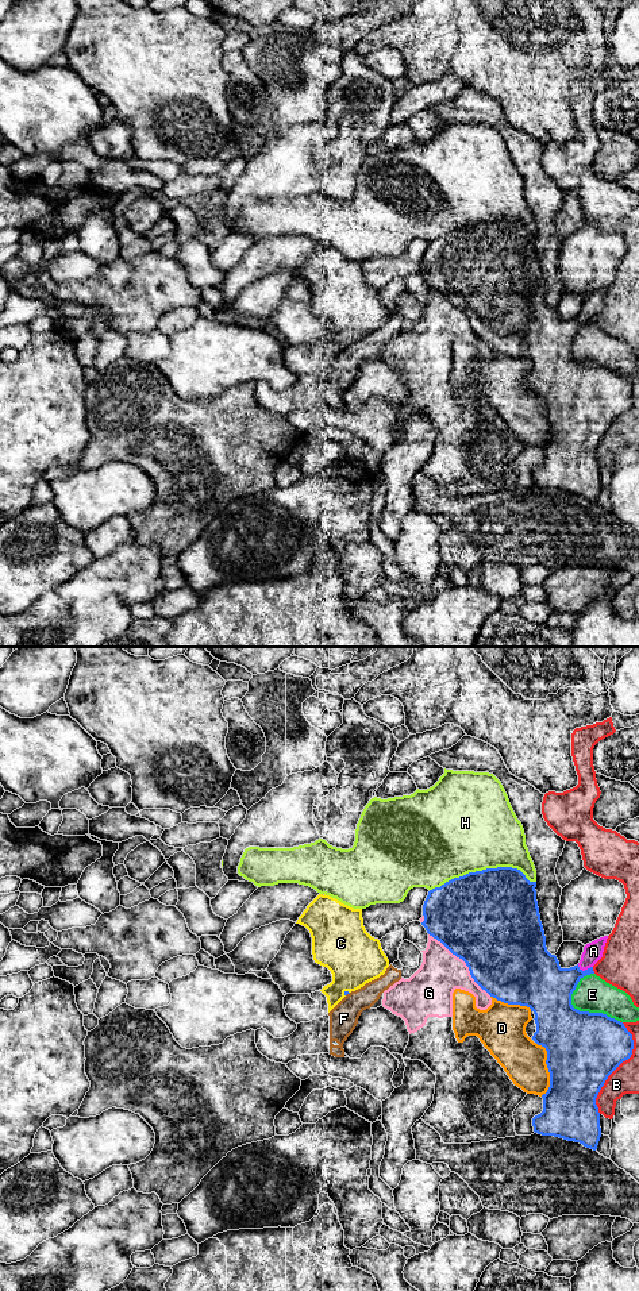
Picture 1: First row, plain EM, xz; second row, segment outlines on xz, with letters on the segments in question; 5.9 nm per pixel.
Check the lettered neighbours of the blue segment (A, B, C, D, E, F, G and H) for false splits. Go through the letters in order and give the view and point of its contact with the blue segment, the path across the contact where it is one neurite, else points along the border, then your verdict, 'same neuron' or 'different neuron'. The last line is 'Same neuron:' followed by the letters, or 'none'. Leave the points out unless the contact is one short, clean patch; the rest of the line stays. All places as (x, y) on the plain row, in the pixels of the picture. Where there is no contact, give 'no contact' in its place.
A: contact xz (585, 322); different neuron
B: contact xz (618, 417); different neuron
C: contact xz (345, 345); different neuron
D: contact xz (547, 419); different neuron
E: contact xz (581, 363); different neuron
F: contact xz (347, 345); different neuron
G: contact xz (464, 312); different neuron
H: contact xz (482, 222); different neuron
Same neuron: none

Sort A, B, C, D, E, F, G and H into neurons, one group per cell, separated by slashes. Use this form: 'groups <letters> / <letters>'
groups A / B / C / D / E / F / G / H

